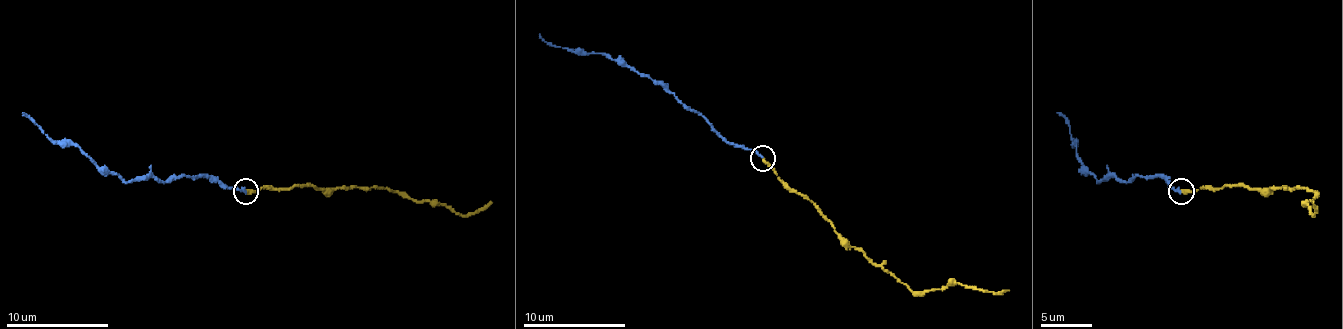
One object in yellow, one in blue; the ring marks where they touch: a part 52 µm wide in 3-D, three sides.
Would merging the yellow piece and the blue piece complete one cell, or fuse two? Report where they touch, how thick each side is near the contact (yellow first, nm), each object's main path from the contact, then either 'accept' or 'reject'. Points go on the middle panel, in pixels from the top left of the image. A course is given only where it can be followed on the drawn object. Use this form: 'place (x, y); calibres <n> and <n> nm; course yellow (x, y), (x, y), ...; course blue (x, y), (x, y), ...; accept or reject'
place (762, 158); calibres 340 and 280 nm; course yellow (762, 157), (782, 183), (811, 201), (852, 247), (893, 273), (913, 291), (962, 283), (1000, 293), (1008, 291); course blue (762, 157), (726, 140), (698, 111), (634, 68), (593, 52), (549, 45), (539, 34); accept

